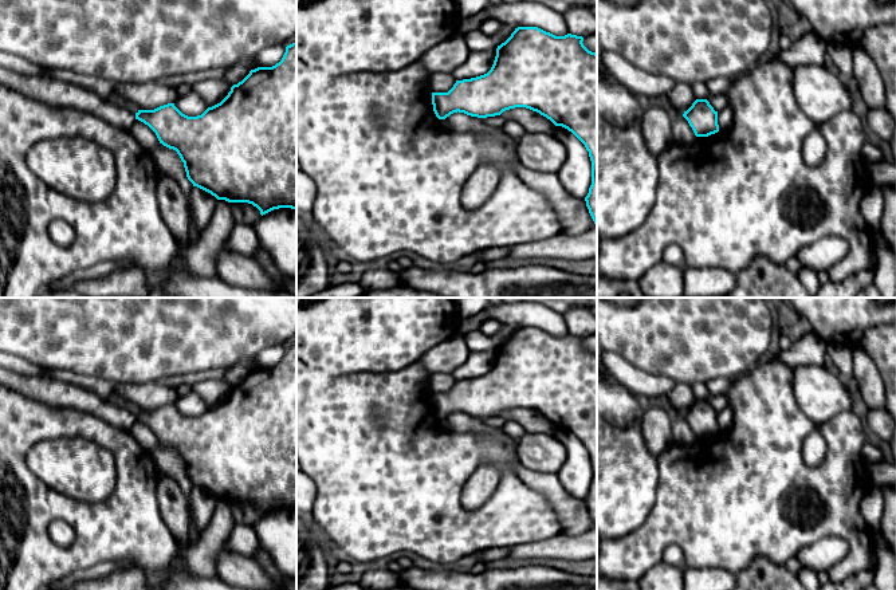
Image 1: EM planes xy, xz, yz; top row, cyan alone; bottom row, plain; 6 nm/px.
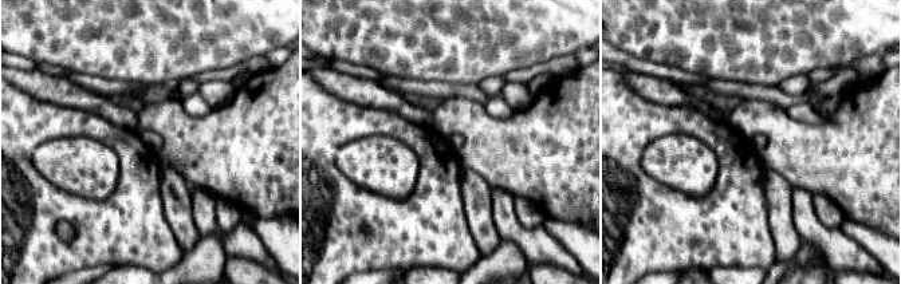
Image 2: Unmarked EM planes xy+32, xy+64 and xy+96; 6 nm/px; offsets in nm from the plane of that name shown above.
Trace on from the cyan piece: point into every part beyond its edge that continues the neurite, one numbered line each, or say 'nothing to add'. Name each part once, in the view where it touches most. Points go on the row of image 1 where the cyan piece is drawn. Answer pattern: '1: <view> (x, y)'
nothing to add

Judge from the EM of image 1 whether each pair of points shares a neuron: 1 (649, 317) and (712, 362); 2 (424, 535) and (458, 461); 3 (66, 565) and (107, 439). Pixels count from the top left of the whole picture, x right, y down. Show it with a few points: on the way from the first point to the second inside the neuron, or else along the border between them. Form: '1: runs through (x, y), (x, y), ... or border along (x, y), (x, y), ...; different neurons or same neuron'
1: runs through (665, 317), (696, 346); same neuron
2: runs through (424, 516), (424, 495), (439, 480); same neuron
3: runs through (97, 534), (126, 504), (126, 469); same neuron

